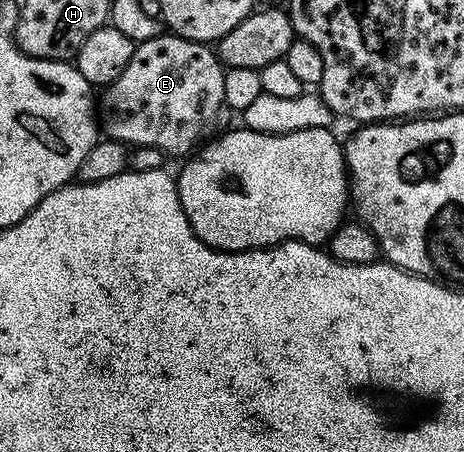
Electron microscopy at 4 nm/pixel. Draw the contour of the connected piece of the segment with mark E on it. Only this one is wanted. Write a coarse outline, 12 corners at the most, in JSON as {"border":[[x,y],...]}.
{"border":[[162,33],[104,91],[110,139],[194,153],[231,114],[223,63]]}

